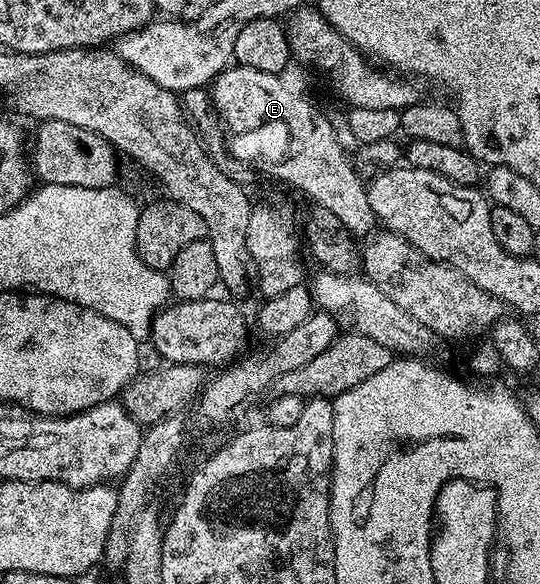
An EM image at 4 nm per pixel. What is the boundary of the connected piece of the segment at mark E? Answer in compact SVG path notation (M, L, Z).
M237 65L219 73L212 84L214 107L225 130L242 139L229 144L230 154L303 191L311 204L328 209L328 213L336 213L351 236L375 234L376 220L367 184L362 184L359 168L350 164L349 157L342 152L342 143L329 117L317 111L304 96L297 95L284 80L272 73L260 73L260 69Z

